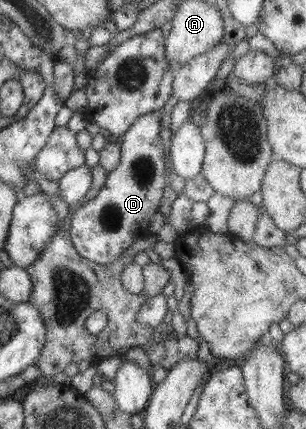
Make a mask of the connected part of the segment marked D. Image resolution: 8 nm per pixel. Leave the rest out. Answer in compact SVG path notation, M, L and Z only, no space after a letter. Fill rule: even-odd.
M163 110L152 111L138 117L131 125L130 129L118 138L121 146L121 161L119 165L108 173L105 185L101 187L96 198L85 202L79 209L74 211L71 219L70 239L81 257L94 261L99 265L107 265L121 257L125 251L136 240L141 240L153 235L149 232L152 225L153 215L159 211L163 192L165 191L167 175L165 166L165 151L161 144L160 121Z

